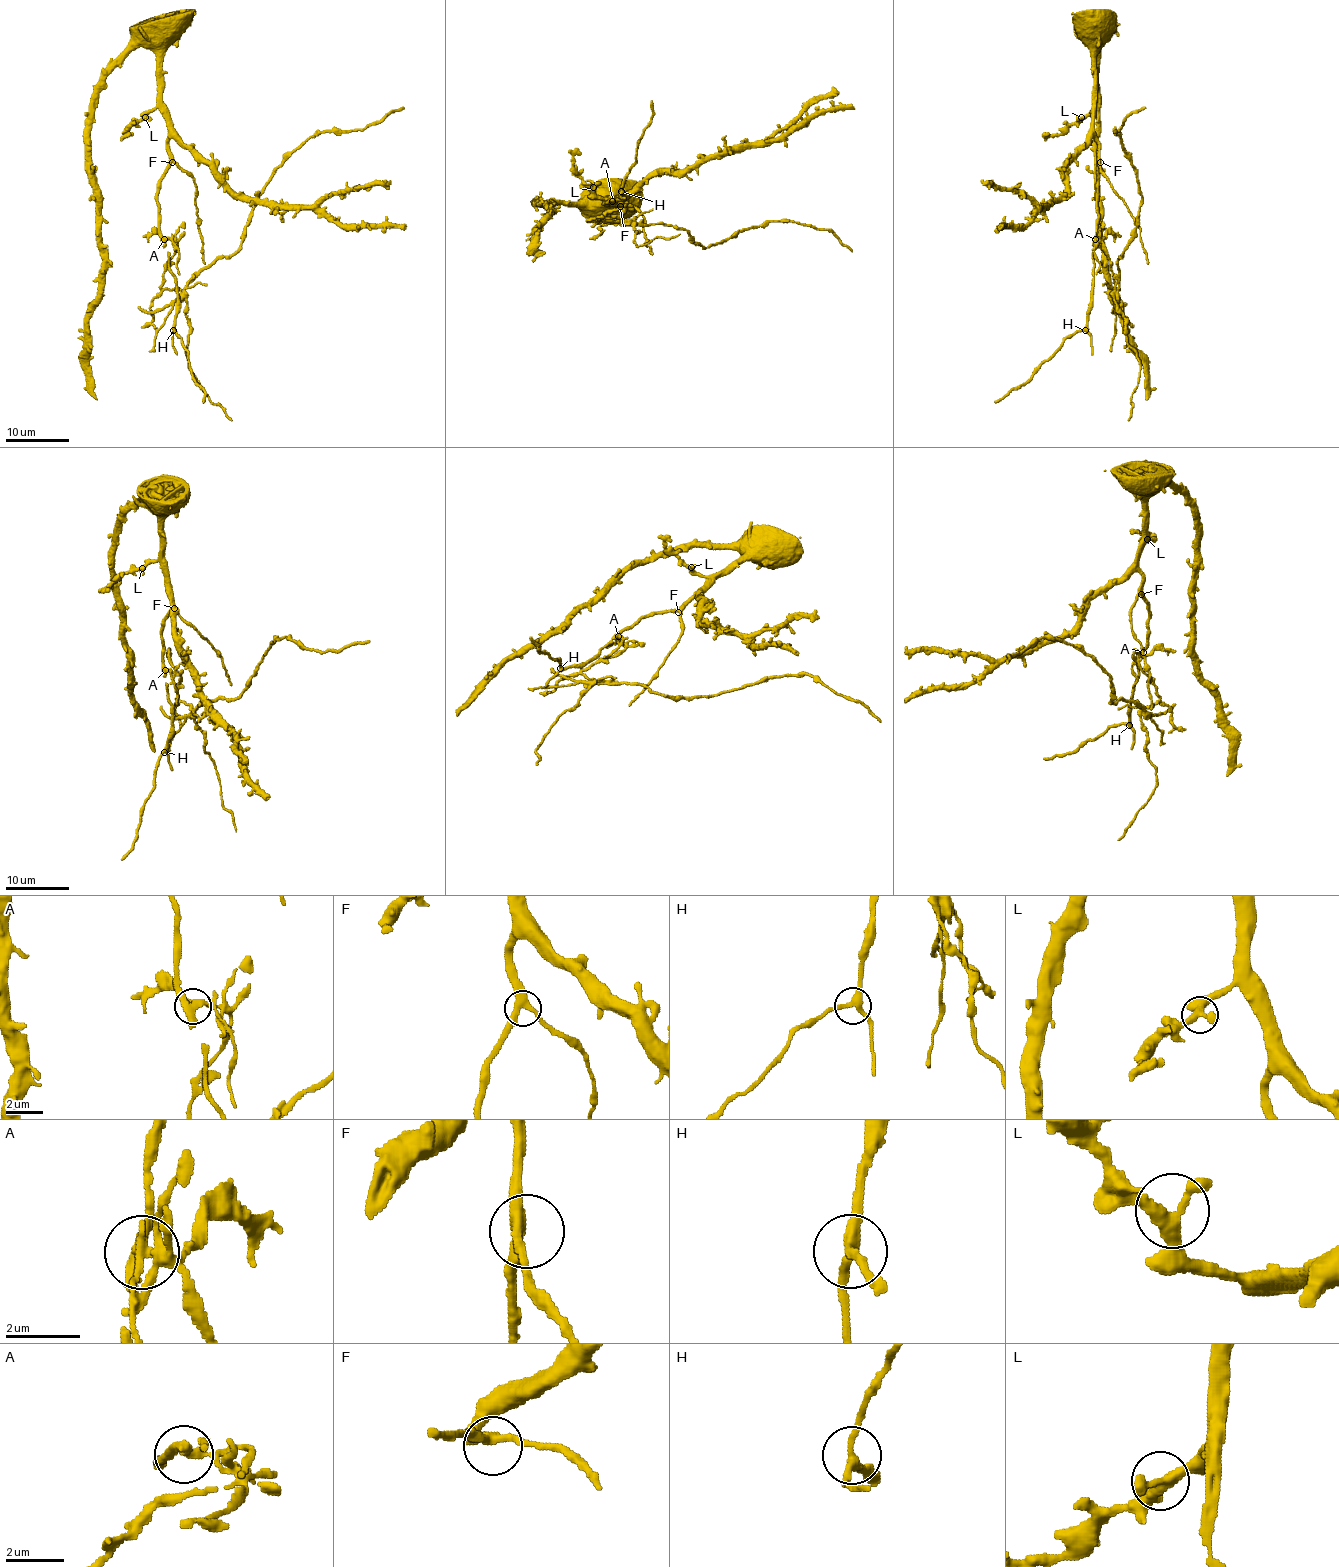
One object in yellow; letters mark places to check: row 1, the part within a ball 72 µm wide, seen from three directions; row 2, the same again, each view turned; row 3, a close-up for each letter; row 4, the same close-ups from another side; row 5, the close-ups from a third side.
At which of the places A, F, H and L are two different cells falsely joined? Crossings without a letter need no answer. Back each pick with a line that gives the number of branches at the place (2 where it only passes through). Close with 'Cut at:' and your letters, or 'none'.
A: branches 4
Cut at: A

